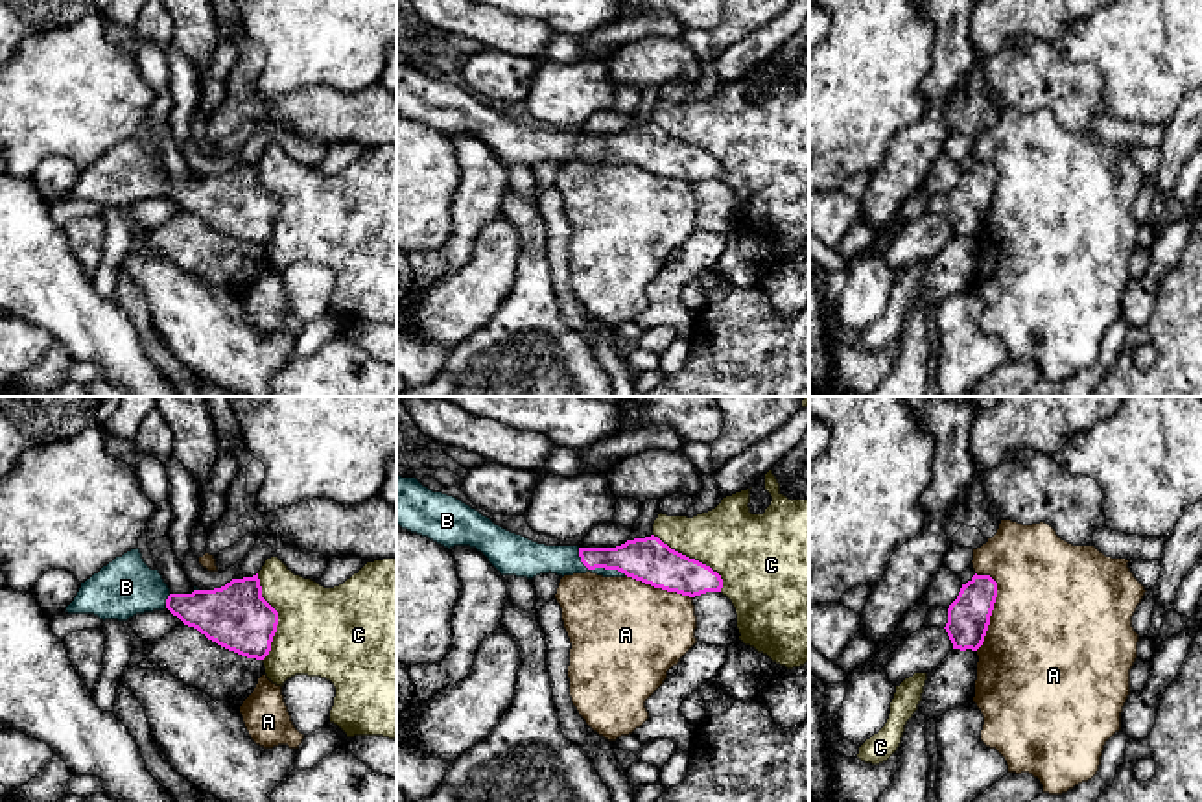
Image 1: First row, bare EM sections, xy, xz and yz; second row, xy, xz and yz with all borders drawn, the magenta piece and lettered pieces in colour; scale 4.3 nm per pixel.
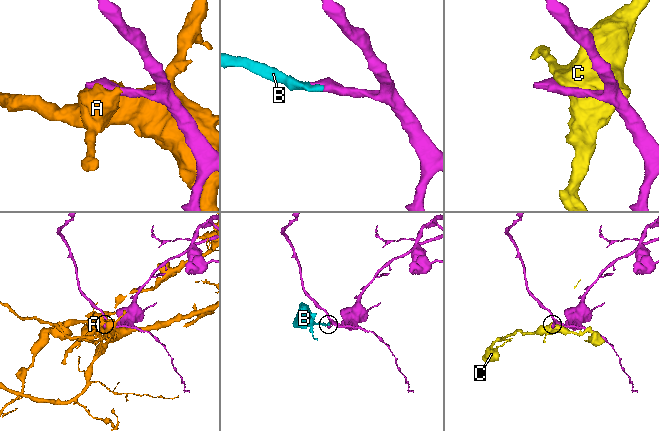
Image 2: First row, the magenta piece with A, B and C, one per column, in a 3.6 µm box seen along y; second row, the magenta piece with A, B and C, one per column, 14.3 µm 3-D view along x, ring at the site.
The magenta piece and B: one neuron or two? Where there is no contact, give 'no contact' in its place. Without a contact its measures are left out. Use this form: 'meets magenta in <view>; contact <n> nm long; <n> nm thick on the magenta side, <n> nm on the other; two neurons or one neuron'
meets magenta in xz; contact 240 nm long; 200 nm thick on the magenta side, 130 nm on the other; one neuron

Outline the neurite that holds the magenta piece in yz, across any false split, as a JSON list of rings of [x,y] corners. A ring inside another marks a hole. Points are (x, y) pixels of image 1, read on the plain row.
[[[975,160],[962,171],[957,186],[948,195],[944,214],[953,236],[977,238],[983,232],[996,184],[997,170],[990,162]]]

